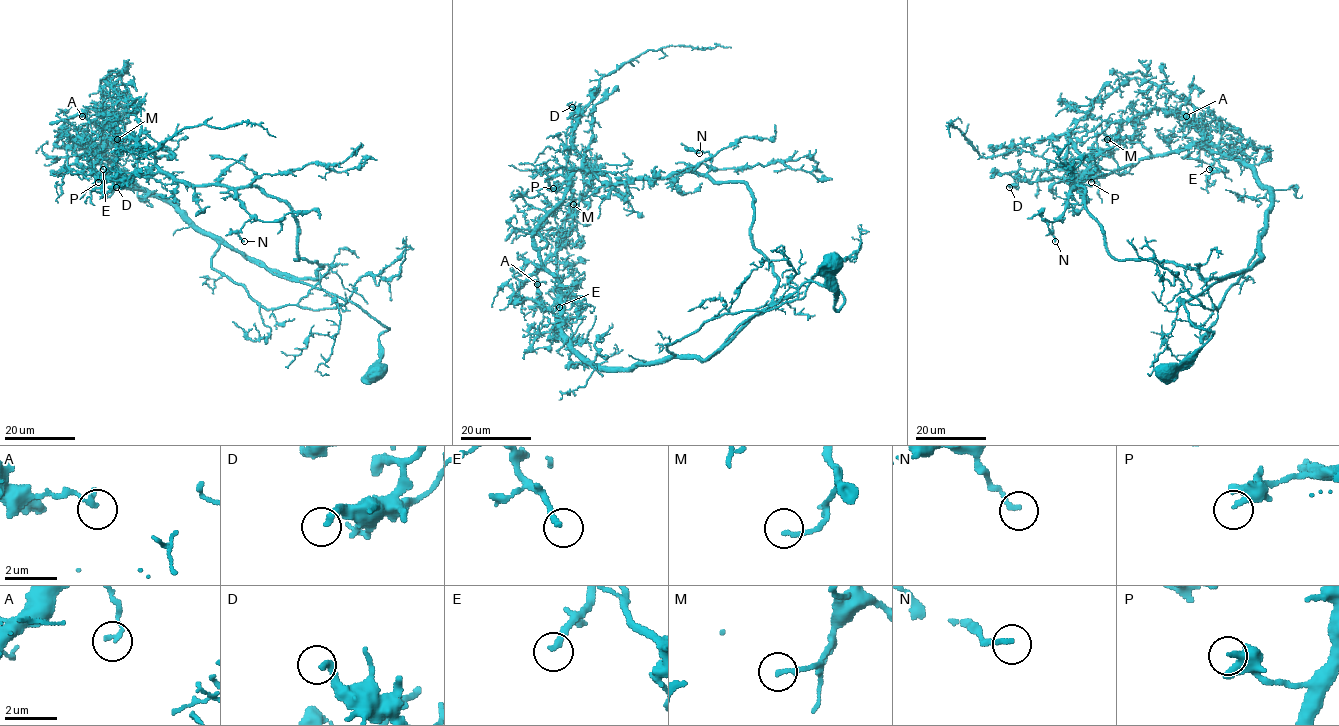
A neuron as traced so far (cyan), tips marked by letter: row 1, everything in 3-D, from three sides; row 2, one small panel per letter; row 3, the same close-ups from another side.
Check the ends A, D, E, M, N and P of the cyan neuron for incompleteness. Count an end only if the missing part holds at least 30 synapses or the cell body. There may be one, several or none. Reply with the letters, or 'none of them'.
E

